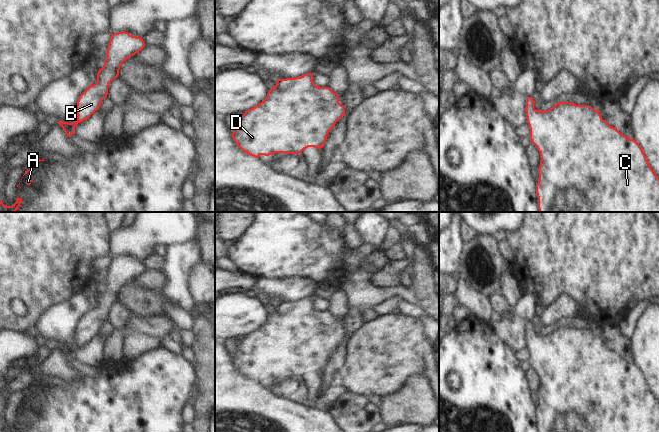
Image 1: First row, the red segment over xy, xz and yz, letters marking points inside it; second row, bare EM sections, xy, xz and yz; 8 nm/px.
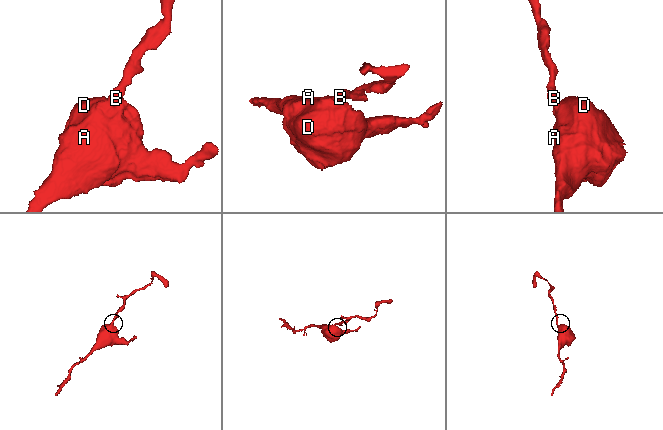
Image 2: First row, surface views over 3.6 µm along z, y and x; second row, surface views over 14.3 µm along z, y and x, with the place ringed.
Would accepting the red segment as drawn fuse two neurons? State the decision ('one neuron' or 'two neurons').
one neuron

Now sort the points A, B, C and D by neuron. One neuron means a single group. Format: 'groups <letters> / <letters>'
groups A B C D

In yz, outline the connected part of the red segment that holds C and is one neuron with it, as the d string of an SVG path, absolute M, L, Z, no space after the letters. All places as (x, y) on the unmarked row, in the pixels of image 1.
M528 321L526 325L526 347L530 352L530 364L540 376L540 390L538 392L538 406L536 407L536 418L538 421L538 432L659 432L659 402L650 391L646 380L640 369L634 364L621 358L616 352L610 350L603 344L599 335L589 329L576 329L569 326L559 326L546 335L534 332L535 325Z

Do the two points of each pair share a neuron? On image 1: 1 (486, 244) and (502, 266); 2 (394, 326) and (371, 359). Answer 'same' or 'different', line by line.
1: same
2: same

